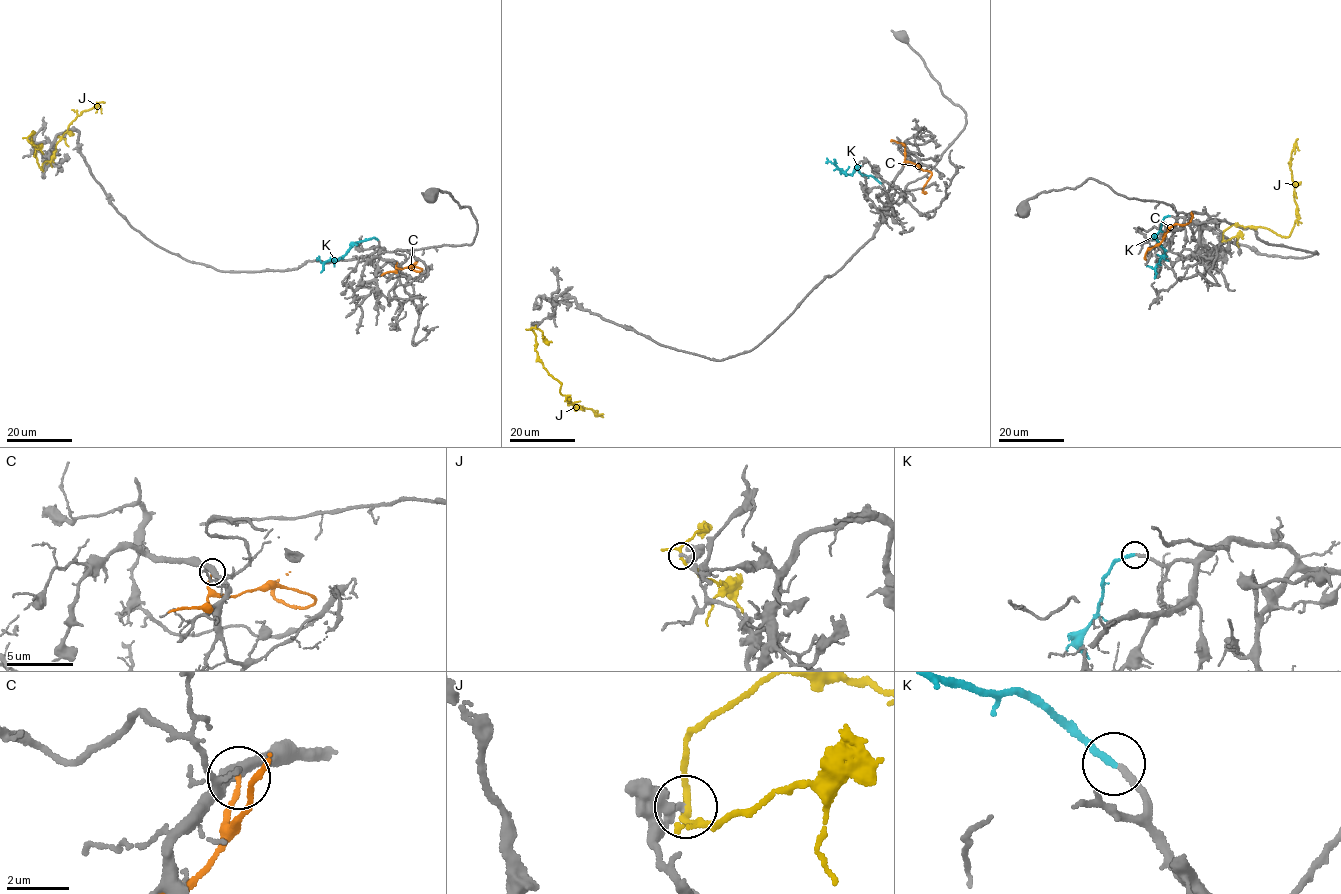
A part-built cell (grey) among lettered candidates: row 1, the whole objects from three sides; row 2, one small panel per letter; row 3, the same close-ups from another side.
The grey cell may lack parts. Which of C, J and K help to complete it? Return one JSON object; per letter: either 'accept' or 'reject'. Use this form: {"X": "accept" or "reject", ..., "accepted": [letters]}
{"C": "reject", "J": "reject", "K": "accept", "accepted": ["K"]}

